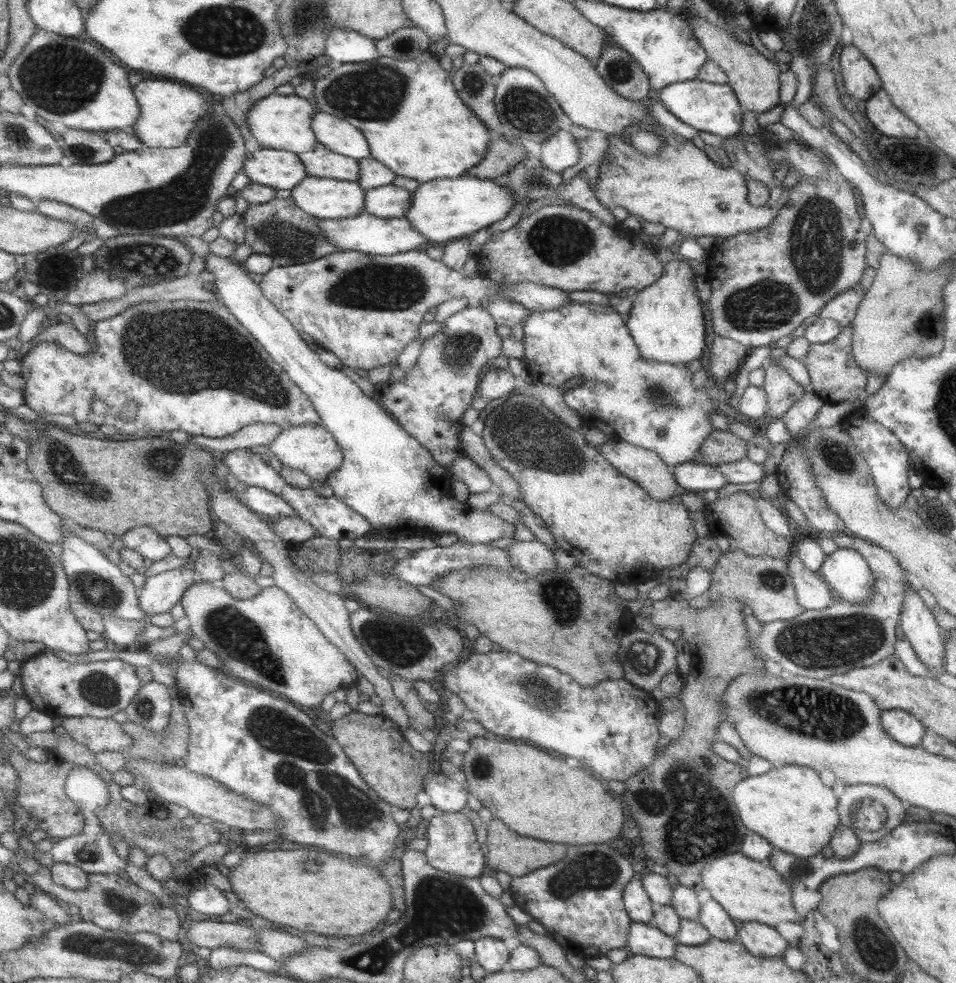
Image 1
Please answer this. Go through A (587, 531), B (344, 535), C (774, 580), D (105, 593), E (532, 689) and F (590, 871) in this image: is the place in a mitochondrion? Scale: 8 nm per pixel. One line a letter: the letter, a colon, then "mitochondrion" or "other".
A: other
B: other
C: mitochondrion
D: mitochondrion
E: mitochondrion
F: mitochondrion

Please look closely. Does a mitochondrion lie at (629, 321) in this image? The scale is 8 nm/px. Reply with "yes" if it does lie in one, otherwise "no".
no

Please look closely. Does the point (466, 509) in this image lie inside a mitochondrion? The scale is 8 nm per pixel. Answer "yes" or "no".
no

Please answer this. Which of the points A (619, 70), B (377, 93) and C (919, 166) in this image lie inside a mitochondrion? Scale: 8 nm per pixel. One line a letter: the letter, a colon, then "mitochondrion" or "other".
A: mitochondrion
B: mitochondrion
C: other

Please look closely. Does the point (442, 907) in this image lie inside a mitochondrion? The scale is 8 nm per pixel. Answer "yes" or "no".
yes

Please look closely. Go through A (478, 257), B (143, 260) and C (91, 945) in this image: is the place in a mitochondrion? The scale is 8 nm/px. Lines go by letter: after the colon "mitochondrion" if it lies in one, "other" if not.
A: other
B: mitochondrion
C: mitochondrion

